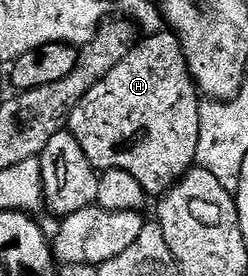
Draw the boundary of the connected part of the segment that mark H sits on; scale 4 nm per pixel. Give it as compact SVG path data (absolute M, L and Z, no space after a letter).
M160 29L145 39L143 36L78 101L67 130L82 145L82 153L97 172L122 169L148 196L163 197L196 163L201 102L178 37L171 30Z

